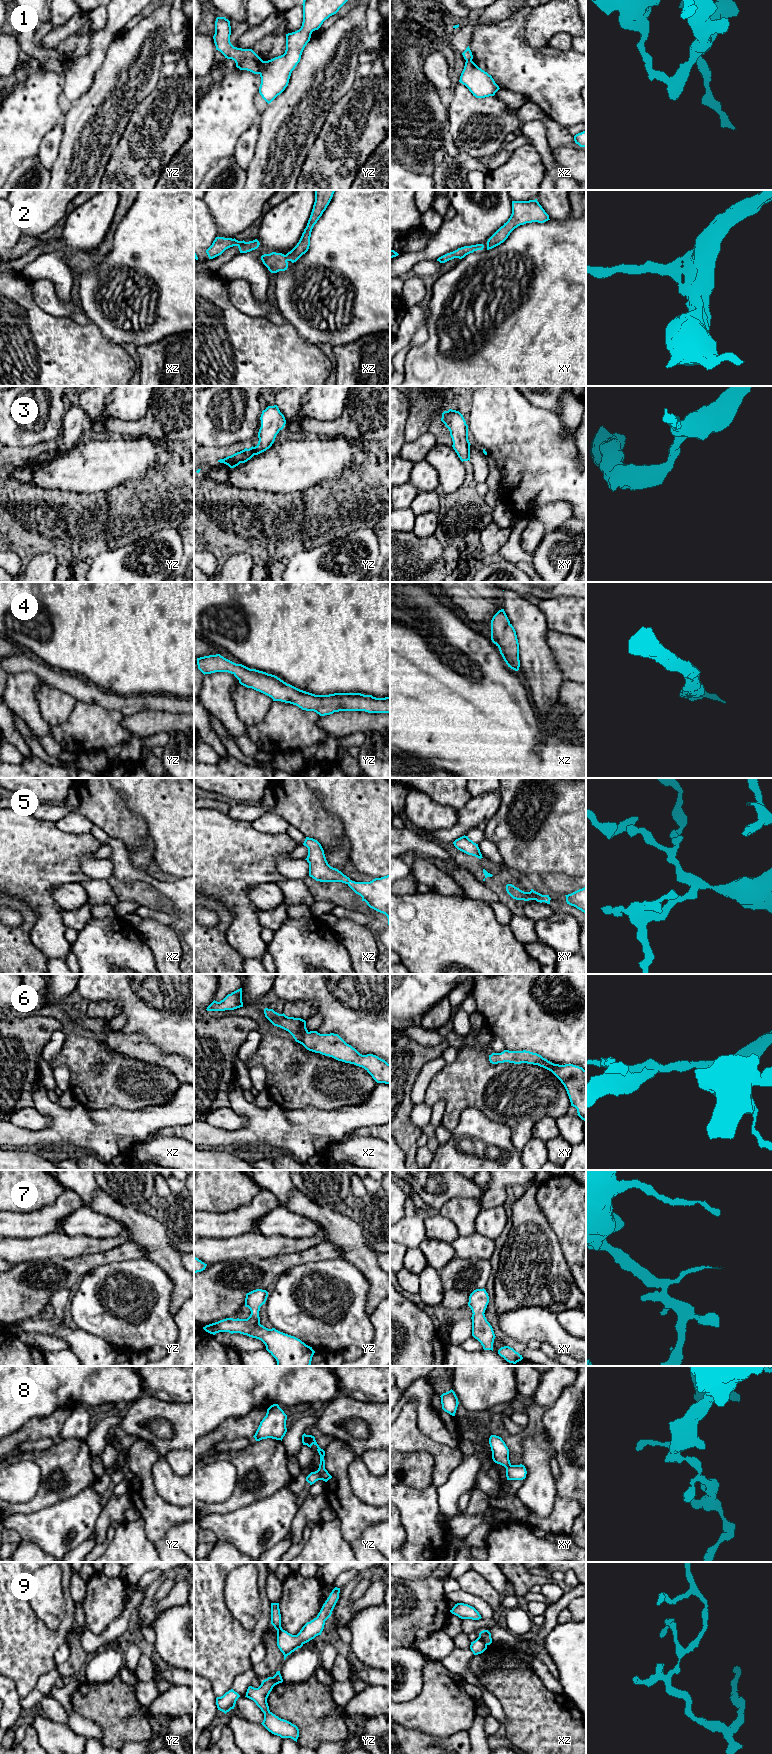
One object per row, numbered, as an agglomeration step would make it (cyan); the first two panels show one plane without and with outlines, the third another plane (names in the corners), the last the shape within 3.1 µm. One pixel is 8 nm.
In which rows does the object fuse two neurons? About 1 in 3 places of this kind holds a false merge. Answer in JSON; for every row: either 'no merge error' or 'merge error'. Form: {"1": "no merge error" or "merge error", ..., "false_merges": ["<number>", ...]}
{"1": "merge error", "2": "no merge error", "3": "no merge error", "4": "no merge error", "5": "no merge error", "6": "no merge error", "7": "no merge error", "8": "no merge error", "9": "merge error", "false_merges": ["1", "9"]}

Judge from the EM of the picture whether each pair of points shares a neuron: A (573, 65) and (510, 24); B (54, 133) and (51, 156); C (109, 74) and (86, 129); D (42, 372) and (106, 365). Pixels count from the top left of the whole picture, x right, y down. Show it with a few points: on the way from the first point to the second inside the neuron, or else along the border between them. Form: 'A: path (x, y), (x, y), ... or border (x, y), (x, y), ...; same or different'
A: path (554, 65), (538, 65), (516, 43); same
B: path (53, 139), (53, 148), (51, 150); same
C: path (109, 88), (109, 103), (100, 115); same
D: path (58, 372), (90, 372); same

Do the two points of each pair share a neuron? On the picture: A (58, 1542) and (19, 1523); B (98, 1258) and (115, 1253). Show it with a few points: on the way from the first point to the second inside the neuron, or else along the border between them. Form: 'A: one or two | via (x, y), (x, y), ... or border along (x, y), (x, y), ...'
A: one | via (48, 1532), (44, 1528), (29, 1526)
B: one | via (102, 1258), (111, 1255)

